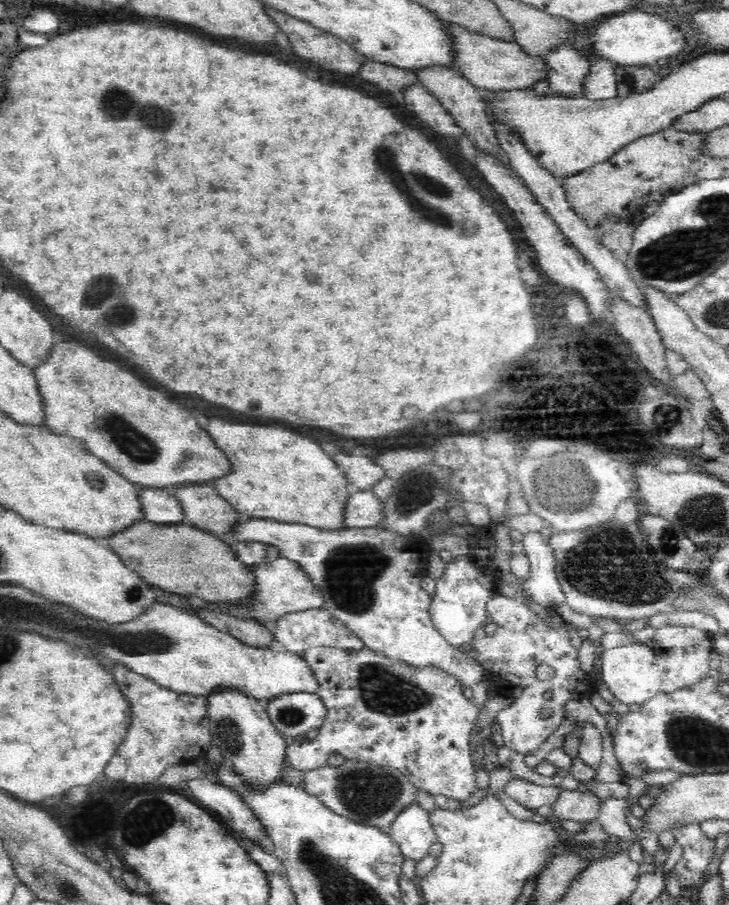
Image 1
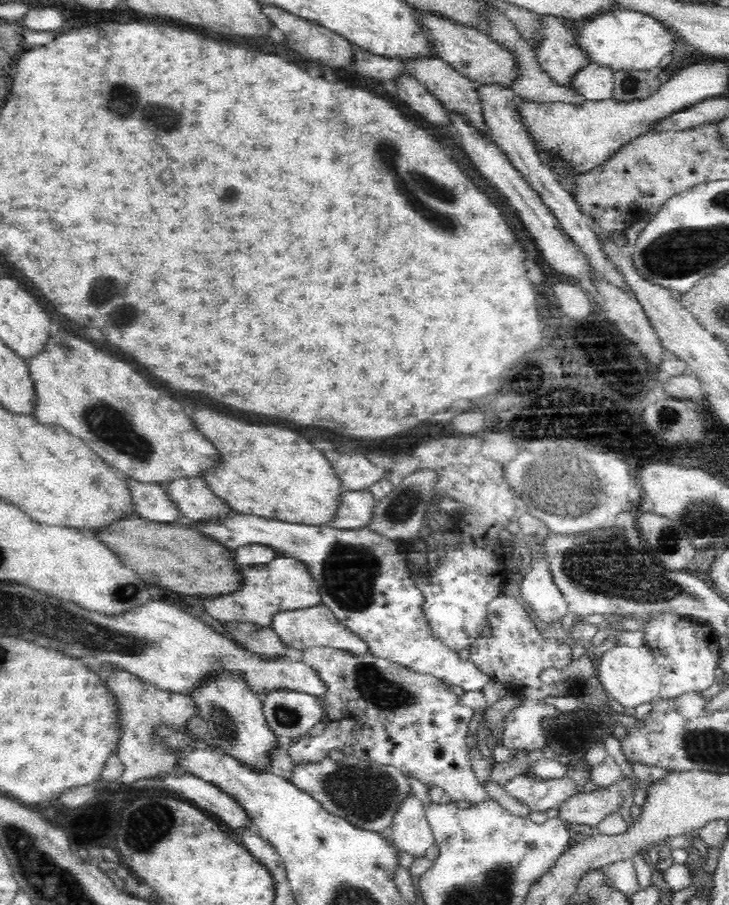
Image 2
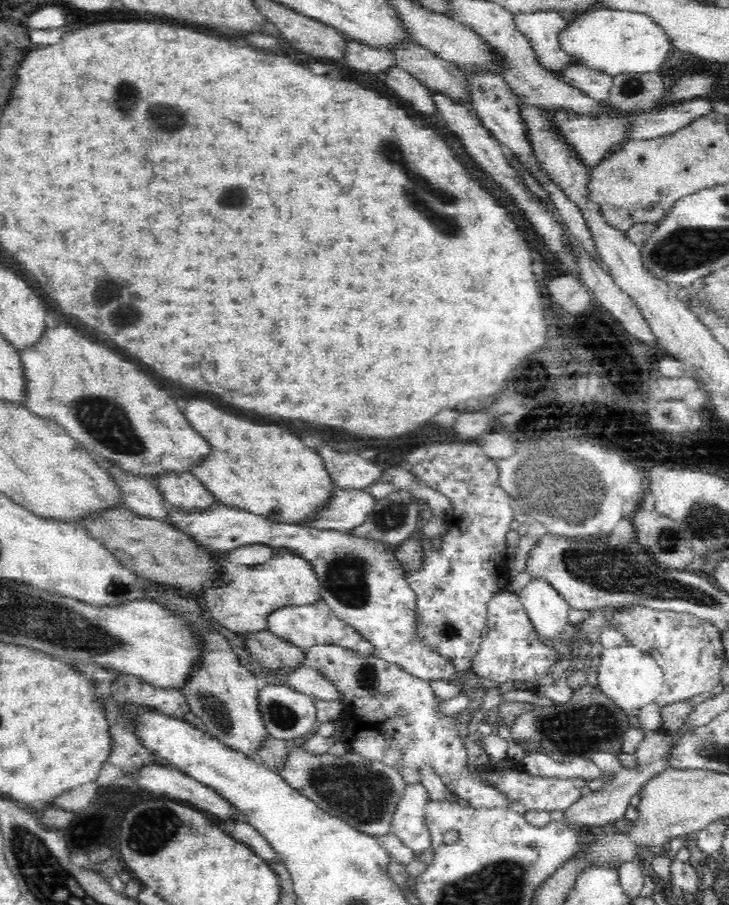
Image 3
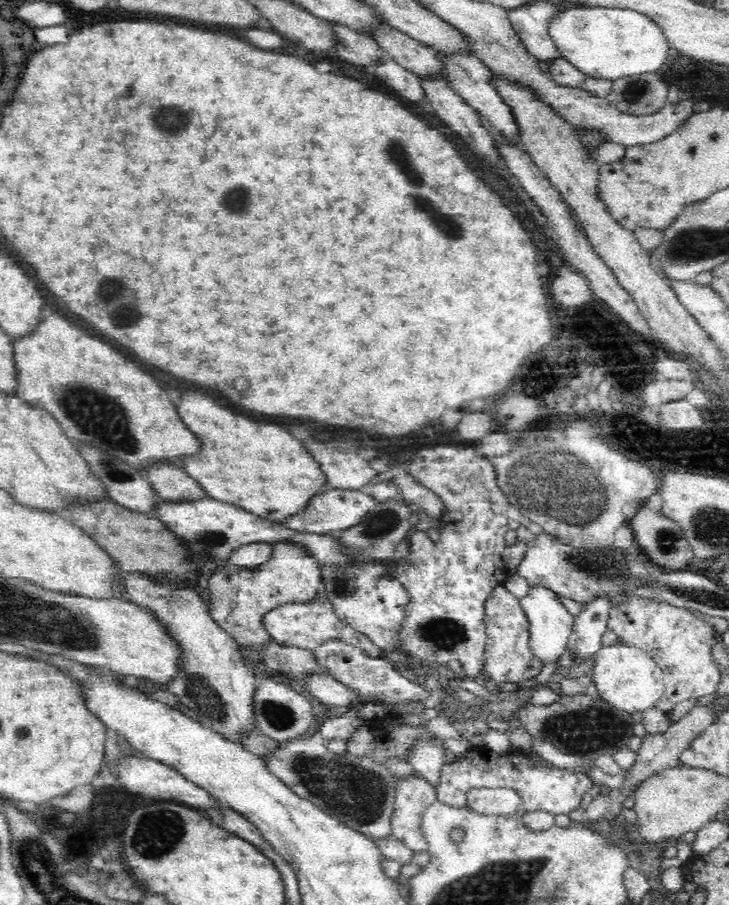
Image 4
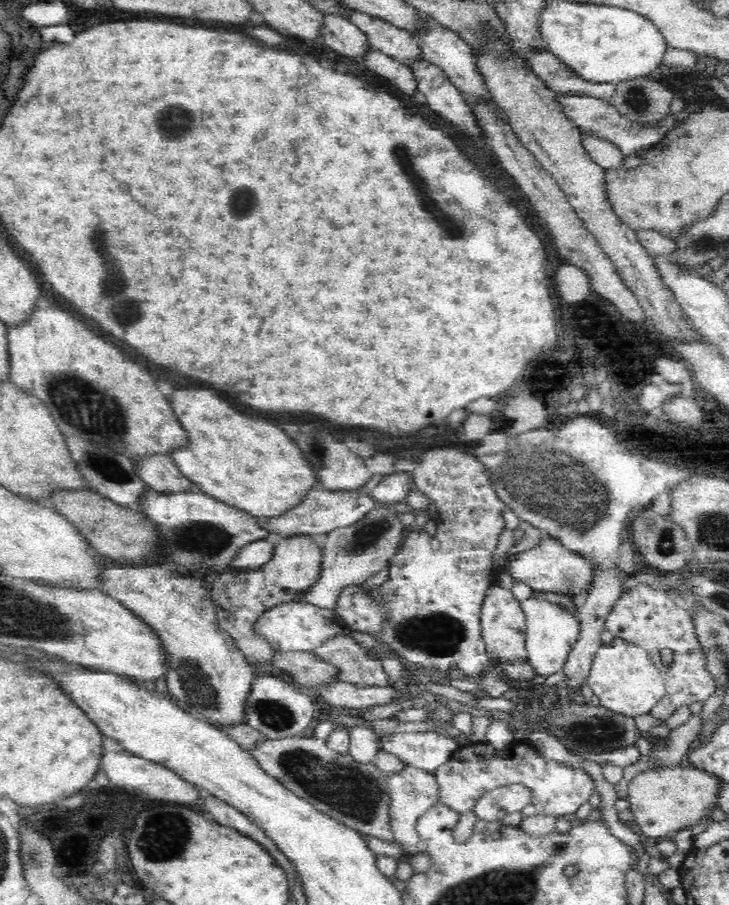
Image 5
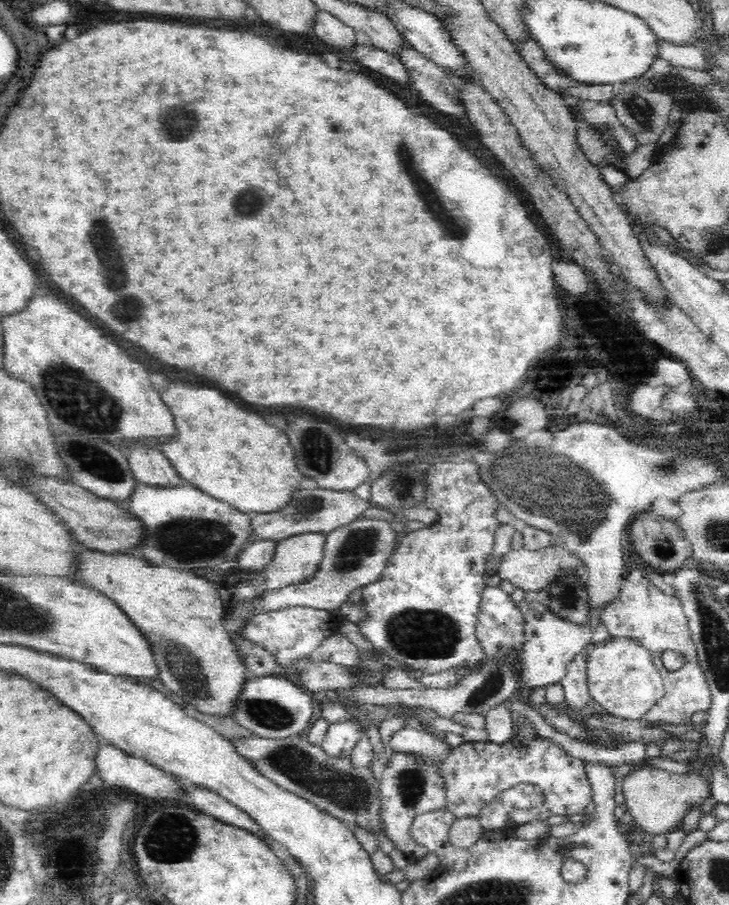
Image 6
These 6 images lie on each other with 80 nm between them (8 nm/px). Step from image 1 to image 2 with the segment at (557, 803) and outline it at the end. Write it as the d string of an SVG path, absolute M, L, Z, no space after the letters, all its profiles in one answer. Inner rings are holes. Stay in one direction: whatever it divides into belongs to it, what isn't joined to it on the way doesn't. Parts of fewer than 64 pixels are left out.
M623 775L618 782L597 791L578 790L557 808L557 816L566 824L596 826L609 812L622 808L633 788L632 780Z

